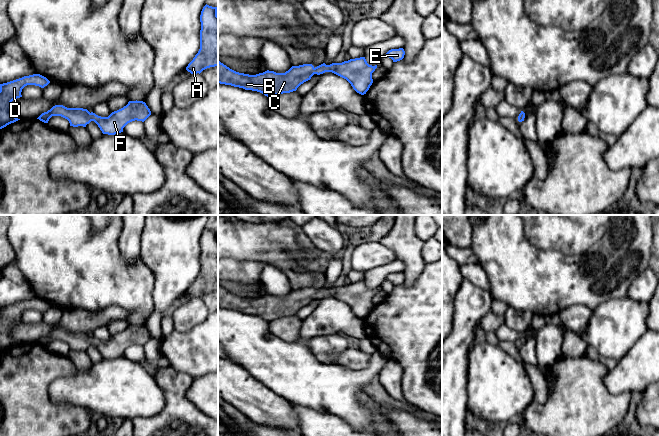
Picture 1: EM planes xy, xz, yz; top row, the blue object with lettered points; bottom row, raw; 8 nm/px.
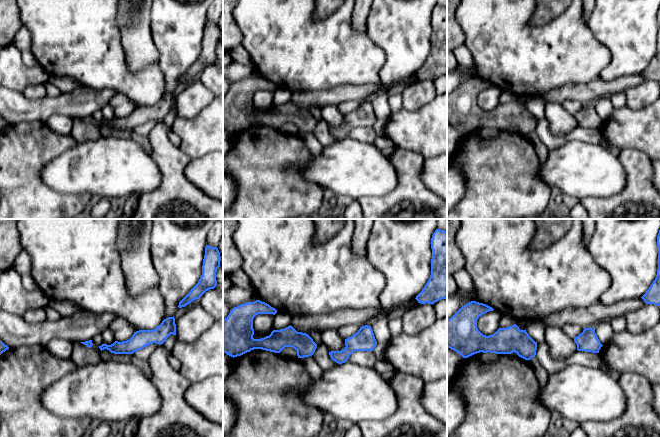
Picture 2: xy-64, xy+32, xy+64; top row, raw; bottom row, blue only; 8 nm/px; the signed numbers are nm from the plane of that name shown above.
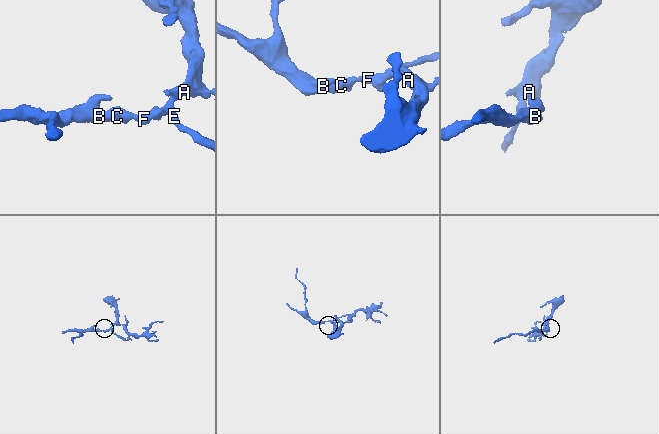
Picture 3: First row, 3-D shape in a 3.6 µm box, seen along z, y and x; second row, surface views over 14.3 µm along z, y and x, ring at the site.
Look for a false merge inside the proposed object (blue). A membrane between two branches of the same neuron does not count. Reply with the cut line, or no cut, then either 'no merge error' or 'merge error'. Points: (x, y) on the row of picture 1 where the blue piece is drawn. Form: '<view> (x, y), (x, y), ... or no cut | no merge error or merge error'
no cut | no merge error

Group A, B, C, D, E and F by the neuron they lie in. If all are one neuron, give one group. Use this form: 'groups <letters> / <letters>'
groups A B C D E F

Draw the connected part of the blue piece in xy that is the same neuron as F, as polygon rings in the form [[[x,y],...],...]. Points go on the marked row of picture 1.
[[[129,101],[123,108],[112,112],[108,117],[101,117],[83,108],[67,108],[55,105],[47,112],[42,113],[37,119],[48,123],[52,116],[61,116],[67,119],[70,126],[86,127],[94,121],[103,134],[115,135],[123,132],[123,128],[132,121],[144,122],[151,115],[151,111],[143,101]]]

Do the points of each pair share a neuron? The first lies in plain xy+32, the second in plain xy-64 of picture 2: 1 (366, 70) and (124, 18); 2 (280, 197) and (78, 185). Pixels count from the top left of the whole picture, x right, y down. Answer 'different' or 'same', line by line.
1: different
2: different

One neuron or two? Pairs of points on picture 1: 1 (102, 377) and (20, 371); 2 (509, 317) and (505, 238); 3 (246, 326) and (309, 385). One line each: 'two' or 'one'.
1: two
2: two
3: one

